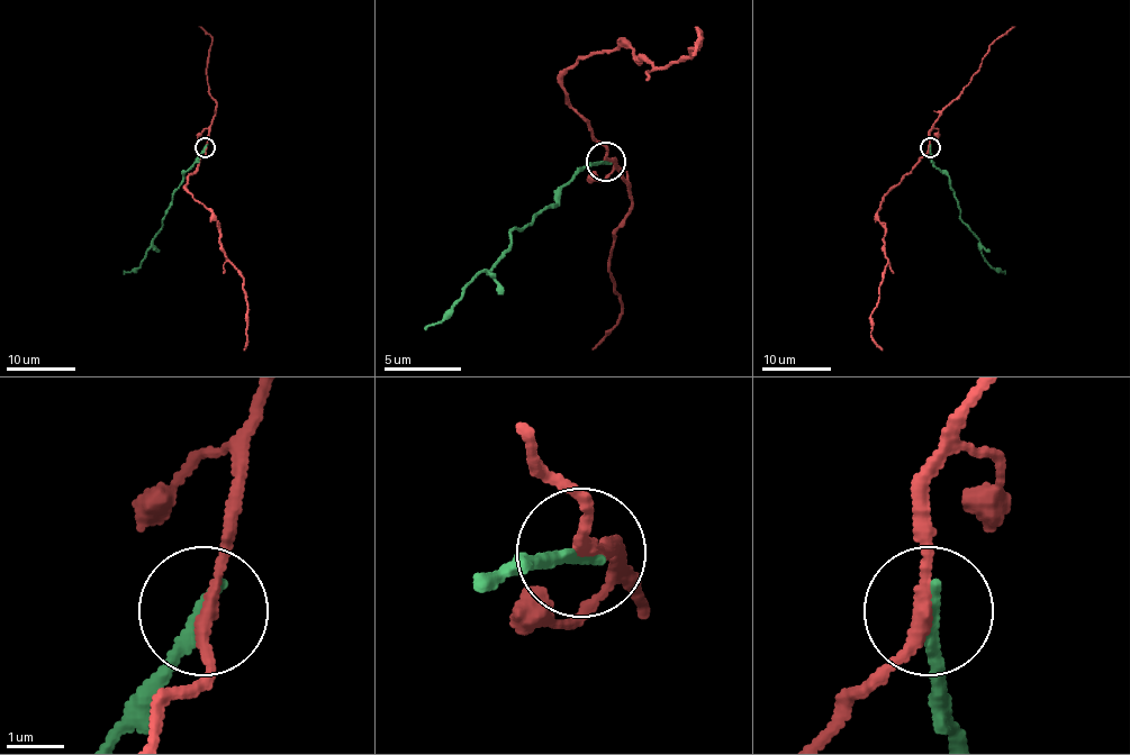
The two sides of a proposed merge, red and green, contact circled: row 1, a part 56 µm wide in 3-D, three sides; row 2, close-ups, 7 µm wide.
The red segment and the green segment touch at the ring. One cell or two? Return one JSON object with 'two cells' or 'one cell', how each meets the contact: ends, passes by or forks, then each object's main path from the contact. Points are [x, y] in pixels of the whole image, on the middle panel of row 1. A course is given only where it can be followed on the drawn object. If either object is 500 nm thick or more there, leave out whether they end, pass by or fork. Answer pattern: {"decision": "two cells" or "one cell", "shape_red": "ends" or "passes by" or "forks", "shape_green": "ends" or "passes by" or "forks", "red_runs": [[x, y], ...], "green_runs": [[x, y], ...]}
{"decision": "two cells", "shape_red": "passes by", "shape_green": "ends", "red_runs": [[605, 161], [593, 129], [562, 91], [570, 67], [620, 45], [654, 67], [689, 56], [701, 29], [693, 56]], "green_runs": [[605, 161], [589, 164], [554, 202], [516, 229], [504, 253], [473, 280], [439, 323], [423, 330]]}

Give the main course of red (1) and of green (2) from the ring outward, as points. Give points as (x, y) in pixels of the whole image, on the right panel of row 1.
1: (929, 147), (887, 192), (877, 212), (884, 228), (887, 260), (877, 305), (870, 315), (870, 337), (883, 349)
2: (929, 147), (931, 161), (948, 176), (960, 218), (979, 240), (983, 257), (995, 269), (1005, 270)

